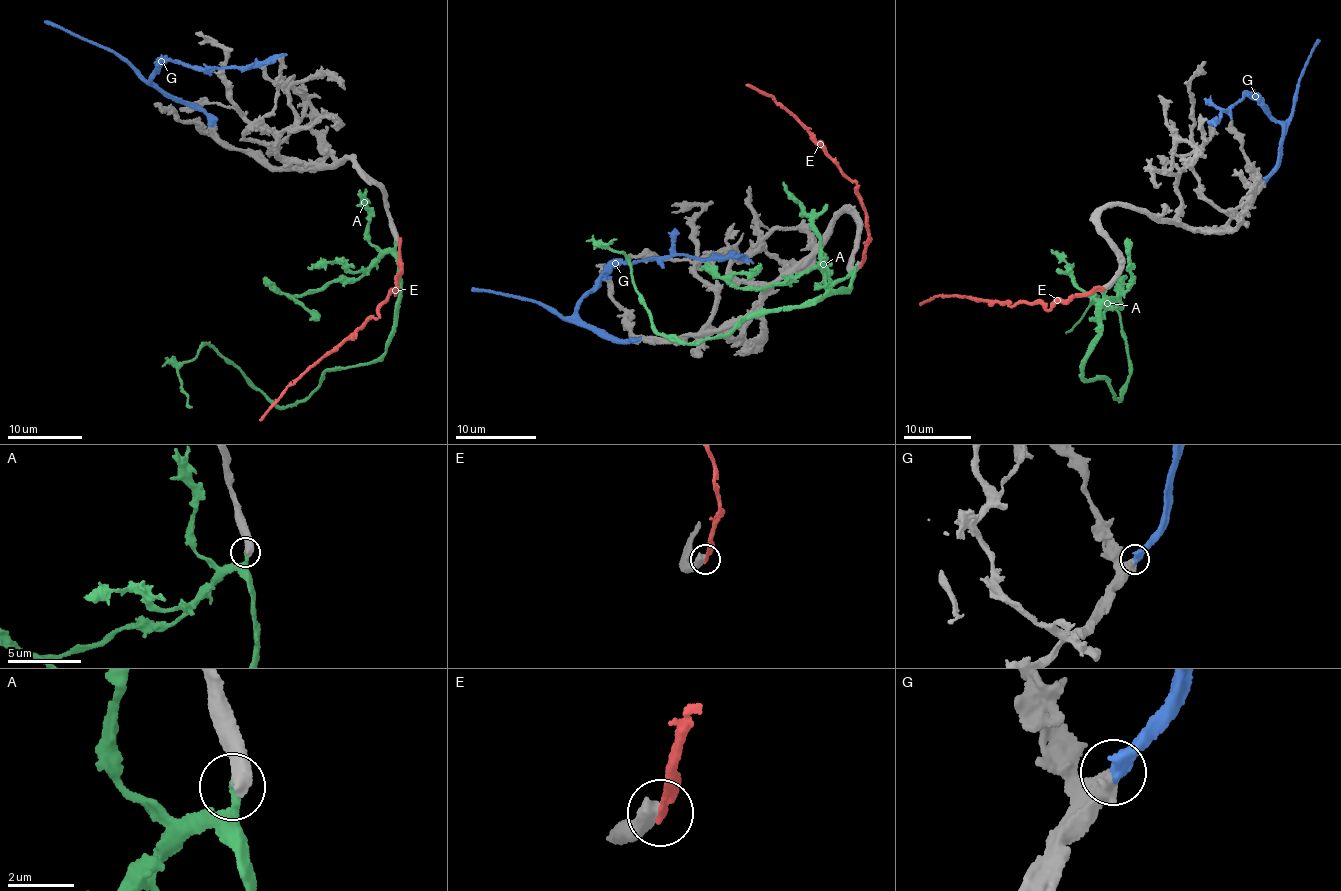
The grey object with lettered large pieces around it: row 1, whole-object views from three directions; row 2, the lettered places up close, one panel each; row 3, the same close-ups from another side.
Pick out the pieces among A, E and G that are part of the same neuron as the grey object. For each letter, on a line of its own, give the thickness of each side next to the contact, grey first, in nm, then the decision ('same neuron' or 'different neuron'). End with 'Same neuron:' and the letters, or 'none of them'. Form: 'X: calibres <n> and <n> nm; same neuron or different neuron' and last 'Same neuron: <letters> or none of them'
A: calibres 600 and 320 nm; different neuron
E: calibres 650 and 320 nm; different neuron
G: calibres 600 and 600 nm; same neuron
Same neuron: G

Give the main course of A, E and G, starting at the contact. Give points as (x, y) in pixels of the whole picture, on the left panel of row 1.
A: (395, 243), (399, 299), (386, 352), (325, 370), (318, 388), (277, 406), (205, 343), (178, 370), (192, 407)
E: (398, 240), (395, 292), (378, 309), (377, 317), (368, 320), (356, 333), (311, 366), (287, 389), (260, 421)
G: (211, 125), (203, 111), (179, 103), (150, 84), (155, 67), (168, 61), (208, 69), (257, 67), (286, 54)

